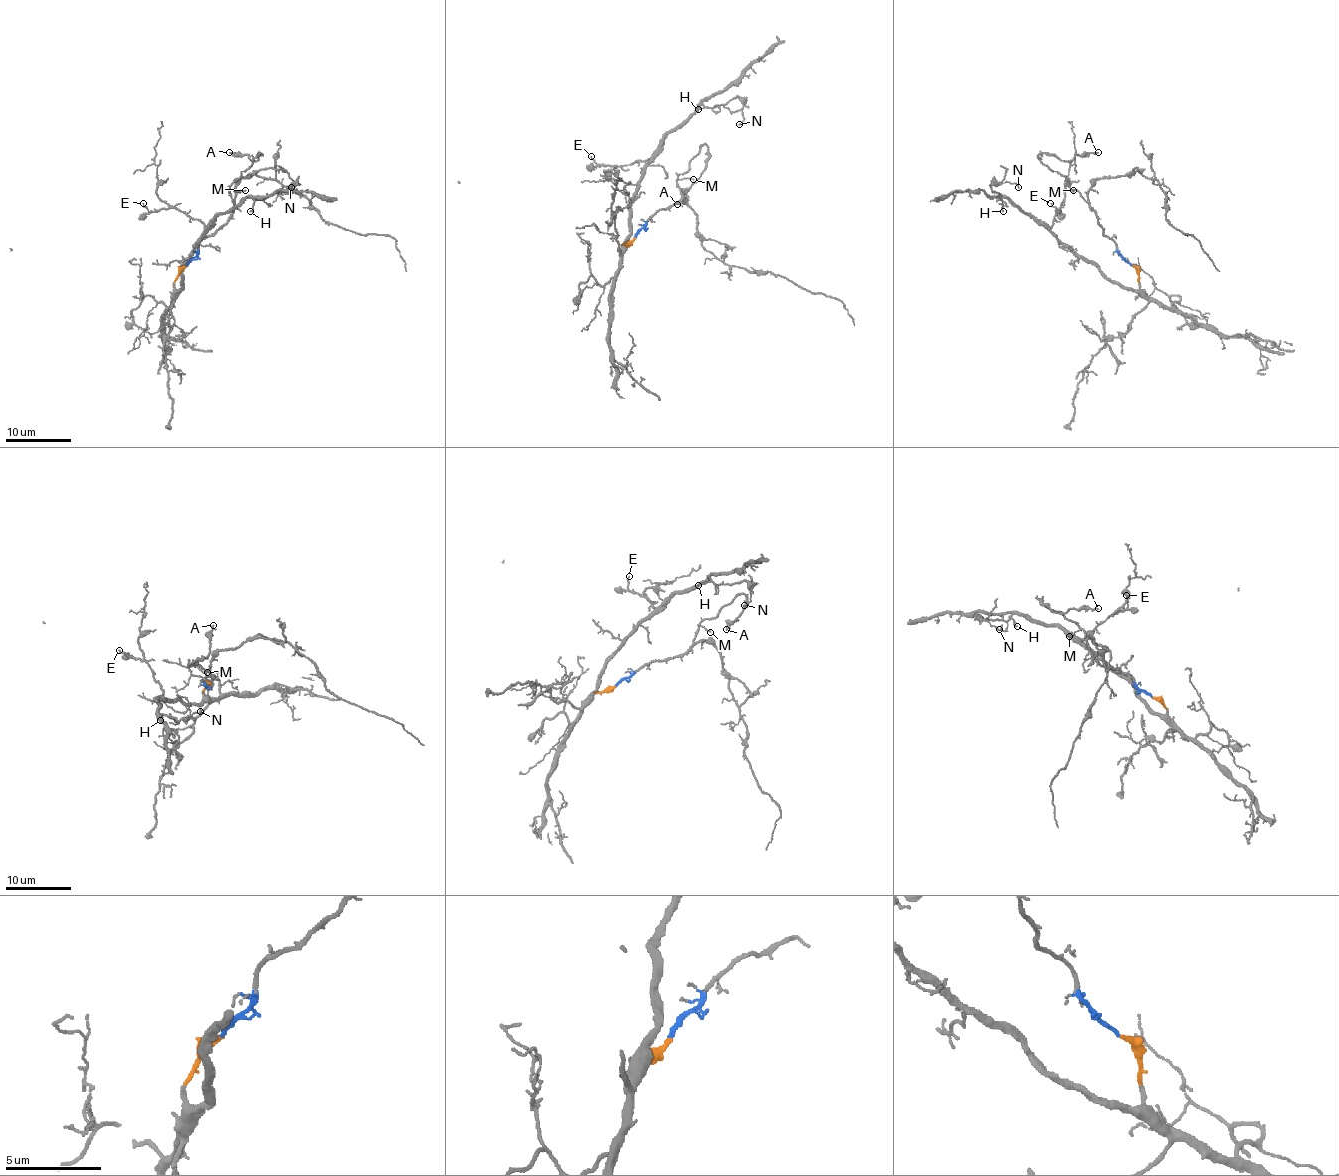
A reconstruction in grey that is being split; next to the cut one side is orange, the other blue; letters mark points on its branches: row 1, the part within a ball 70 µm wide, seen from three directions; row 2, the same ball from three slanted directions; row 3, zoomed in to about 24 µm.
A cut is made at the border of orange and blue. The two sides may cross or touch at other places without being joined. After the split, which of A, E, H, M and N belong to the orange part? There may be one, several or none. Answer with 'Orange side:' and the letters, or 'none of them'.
Orange side: E, H, N

